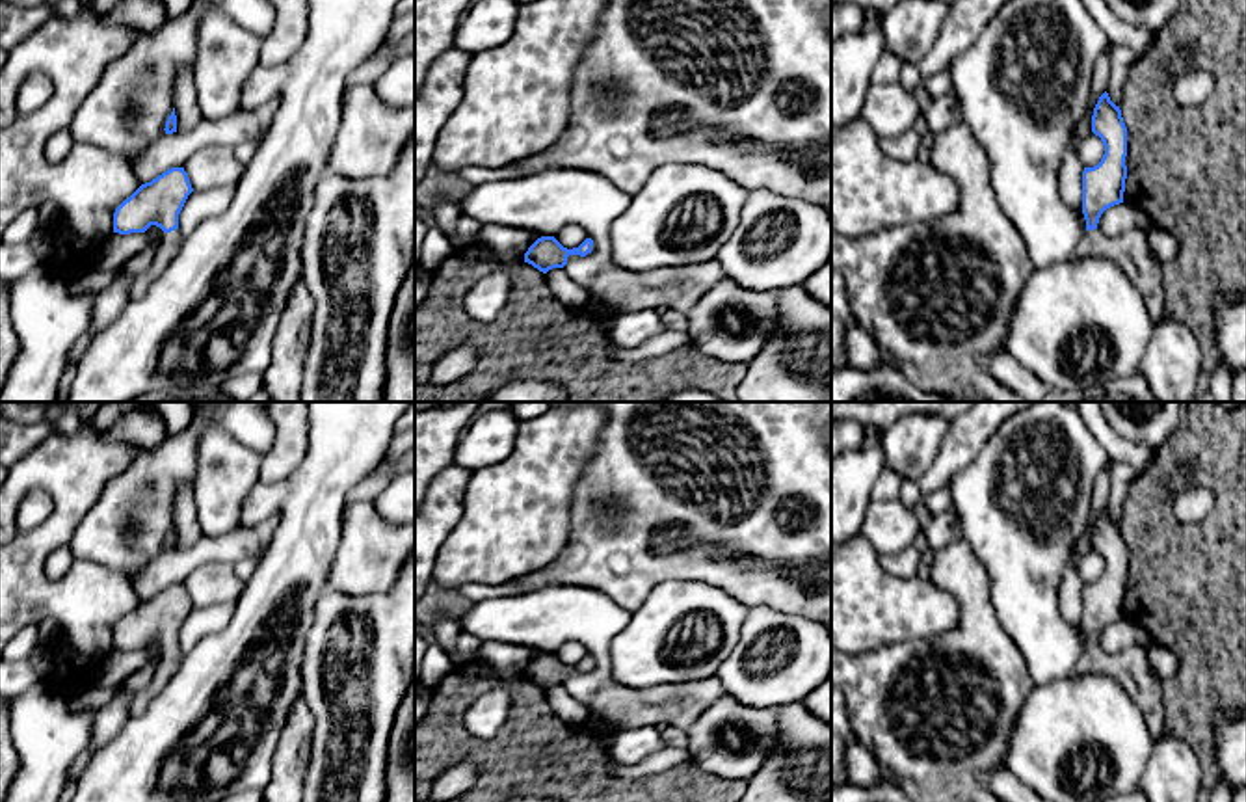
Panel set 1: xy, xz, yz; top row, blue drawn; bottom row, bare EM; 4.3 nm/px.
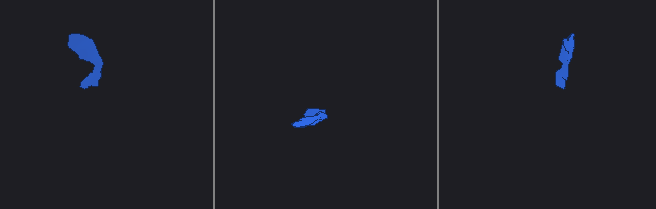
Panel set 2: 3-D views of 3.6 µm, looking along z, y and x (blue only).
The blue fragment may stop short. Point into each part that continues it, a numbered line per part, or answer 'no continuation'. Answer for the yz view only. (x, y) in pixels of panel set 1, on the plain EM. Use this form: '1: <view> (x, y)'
1: yz (1129, 668)

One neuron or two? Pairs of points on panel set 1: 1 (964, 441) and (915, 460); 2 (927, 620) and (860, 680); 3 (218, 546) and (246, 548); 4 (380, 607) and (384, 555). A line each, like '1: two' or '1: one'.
1: two
2: two
3: one
4: two

